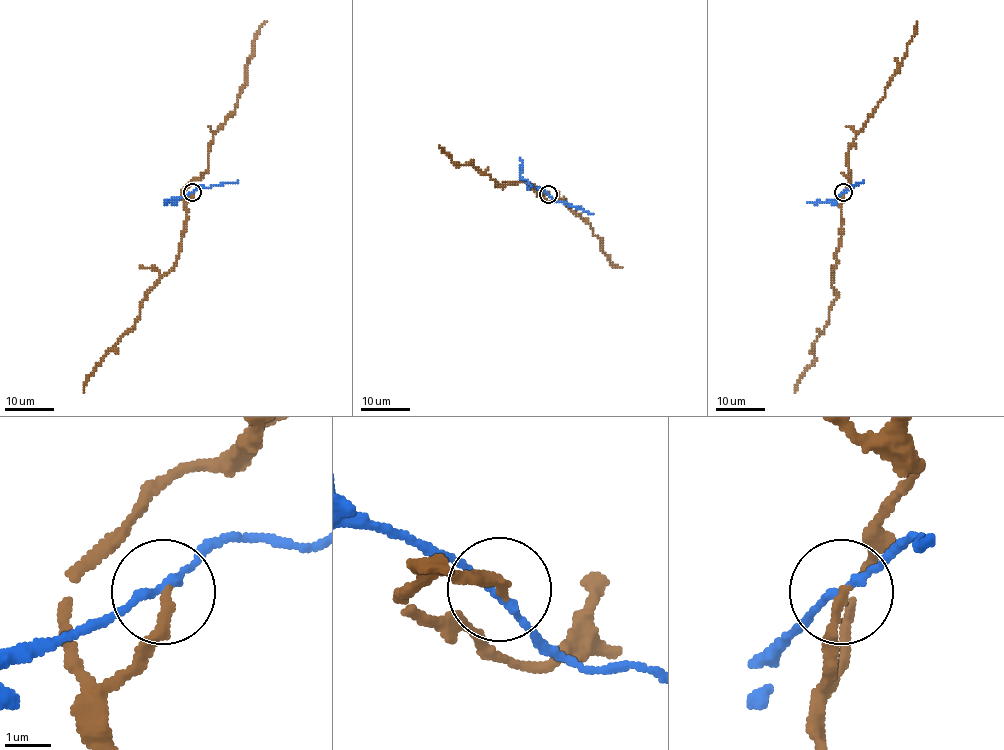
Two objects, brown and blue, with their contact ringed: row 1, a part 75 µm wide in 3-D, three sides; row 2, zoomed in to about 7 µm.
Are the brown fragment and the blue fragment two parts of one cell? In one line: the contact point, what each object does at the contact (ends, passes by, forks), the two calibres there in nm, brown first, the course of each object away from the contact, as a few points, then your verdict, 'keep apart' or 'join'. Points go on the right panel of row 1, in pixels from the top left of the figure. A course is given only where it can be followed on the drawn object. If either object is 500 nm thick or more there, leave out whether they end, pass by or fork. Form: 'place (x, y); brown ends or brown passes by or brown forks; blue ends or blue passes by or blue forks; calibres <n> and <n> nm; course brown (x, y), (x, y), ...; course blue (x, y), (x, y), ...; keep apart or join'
place (843, 192); brown ends; blue passes by; calibres 200 and 160 nm; course brown (843, 192), (842, 240), (832, 271), (836, 299), (825, 331), (812, 346), (815, 361), (800, 377), (795, 393); course blue (843, 192), (864, 181); keep apart

